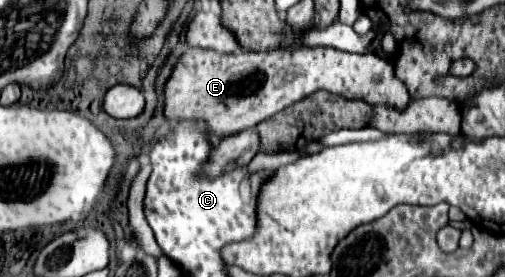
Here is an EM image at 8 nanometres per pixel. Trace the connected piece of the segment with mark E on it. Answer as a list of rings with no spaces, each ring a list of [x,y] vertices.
[[[186,47],[164,83],[164,115],[168,121],[202,119],[206,131],[210,131],[210,135],[214,133],[214,139],[224,139],[248,127],[256,127],[260,121],[318,89],[346,99],[404,107],[410,103],[410,95],[406,85],[396,78],[392,63],[373,52],[350,54],[334,47],[300,47],[296,51],[274,49],[266,53],[246,51],[226,55],[210,49]]]

